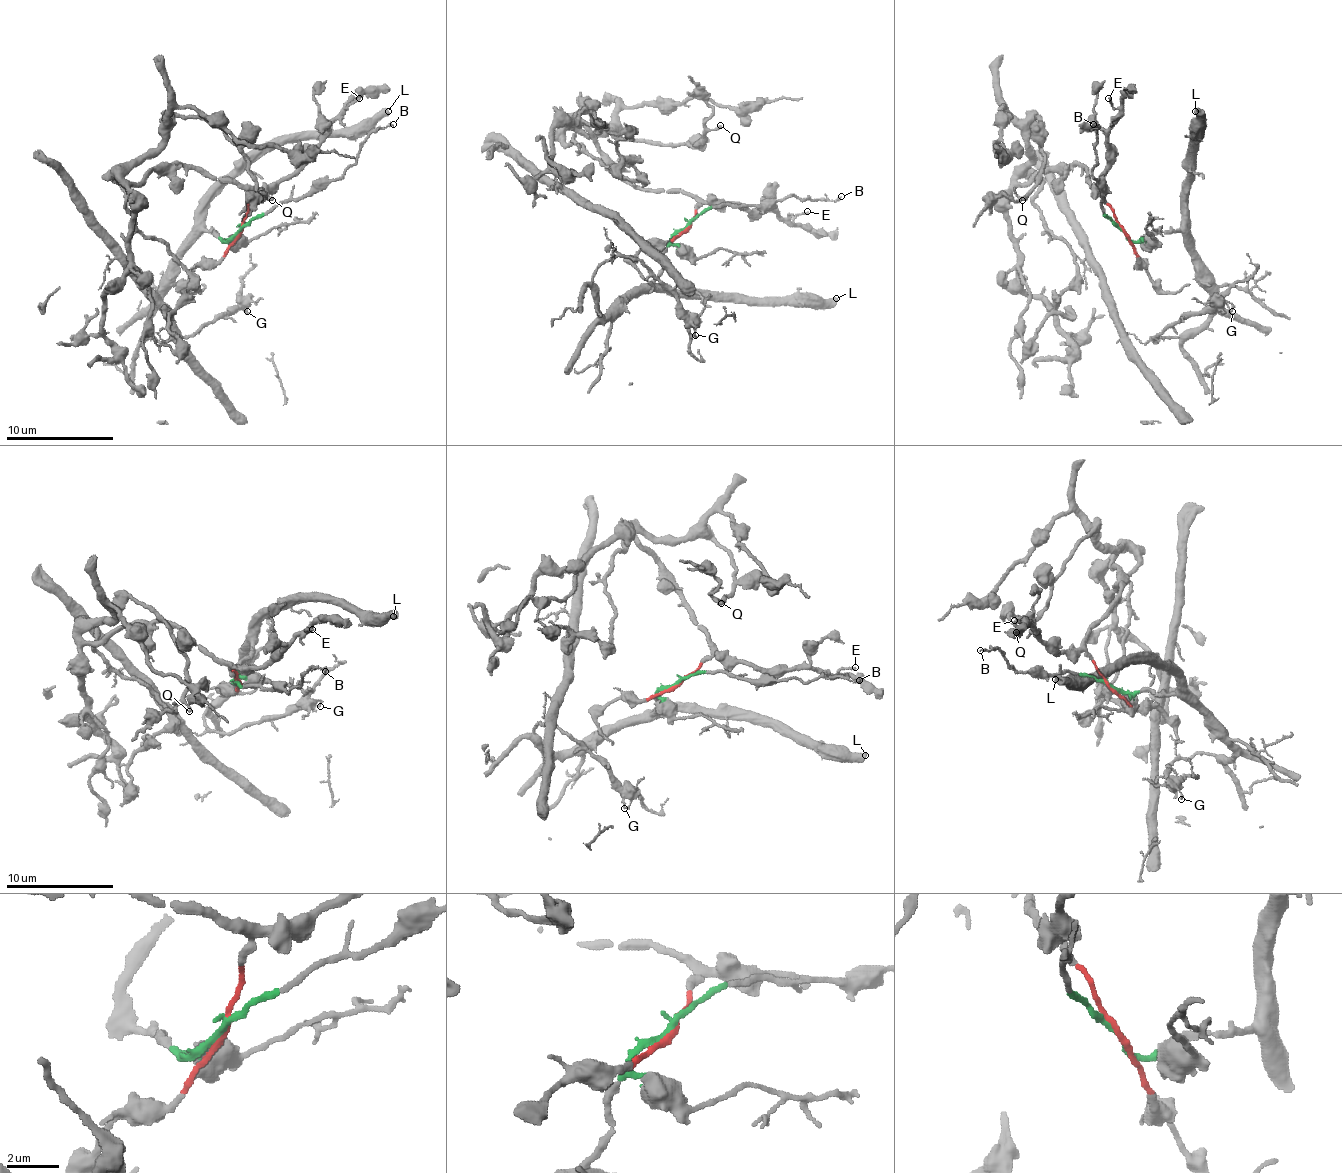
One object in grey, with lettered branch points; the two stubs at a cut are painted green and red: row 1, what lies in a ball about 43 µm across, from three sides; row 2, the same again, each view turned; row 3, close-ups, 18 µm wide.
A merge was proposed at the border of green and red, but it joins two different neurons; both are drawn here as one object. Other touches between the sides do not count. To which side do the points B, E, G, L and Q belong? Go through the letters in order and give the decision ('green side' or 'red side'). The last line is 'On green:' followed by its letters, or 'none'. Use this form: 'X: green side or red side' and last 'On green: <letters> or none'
B: green side
E: red side
G: green side
L: green side
Q: red side
On green: B, G, L

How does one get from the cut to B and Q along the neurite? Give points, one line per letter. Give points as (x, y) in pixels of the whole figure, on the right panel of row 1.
B: (1124, 231), (1105, 212), (1102, 191), (1091, 175), (1097, 161), (1094, 124)
Q: (1124, 231), (1078, 164), (1049, 167), (1027, 183), (1016, 177), (1030, 161), (1038, 116), (1043, 172), (1022, 199)

